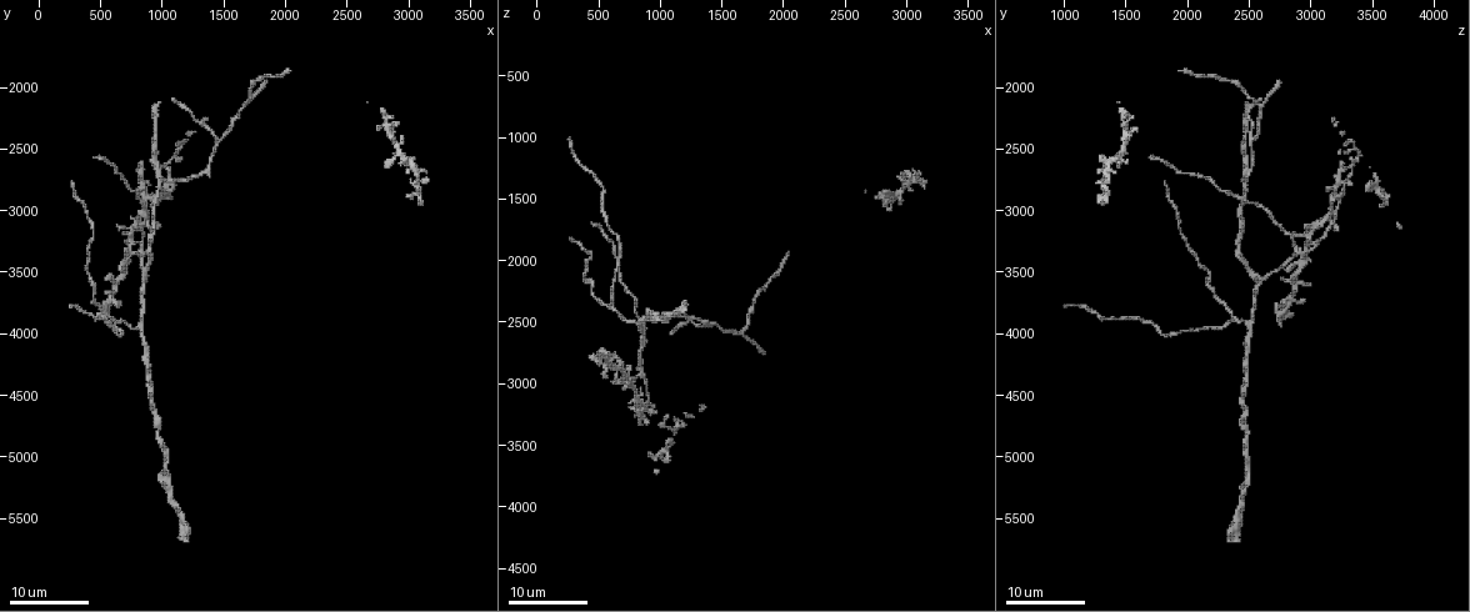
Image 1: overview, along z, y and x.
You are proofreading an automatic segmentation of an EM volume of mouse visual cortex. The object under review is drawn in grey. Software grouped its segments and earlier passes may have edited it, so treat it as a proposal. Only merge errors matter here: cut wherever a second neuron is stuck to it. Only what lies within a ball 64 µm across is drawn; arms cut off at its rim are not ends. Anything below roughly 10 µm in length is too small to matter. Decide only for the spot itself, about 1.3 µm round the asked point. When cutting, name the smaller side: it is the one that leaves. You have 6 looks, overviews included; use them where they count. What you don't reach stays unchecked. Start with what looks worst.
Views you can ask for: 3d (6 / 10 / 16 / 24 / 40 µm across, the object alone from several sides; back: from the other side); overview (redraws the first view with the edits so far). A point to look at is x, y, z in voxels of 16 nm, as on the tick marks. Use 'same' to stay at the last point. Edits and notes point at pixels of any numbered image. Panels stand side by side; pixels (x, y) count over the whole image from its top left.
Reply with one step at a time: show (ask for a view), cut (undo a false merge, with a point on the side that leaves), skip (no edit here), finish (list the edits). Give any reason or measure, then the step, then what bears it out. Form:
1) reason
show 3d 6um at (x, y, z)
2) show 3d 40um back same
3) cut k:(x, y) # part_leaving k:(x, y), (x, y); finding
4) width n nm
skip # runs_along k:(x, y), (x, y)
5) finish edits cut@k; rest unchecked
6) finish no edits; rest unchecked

three-way junction
show 3d 24um at (620, 3920, 2360)

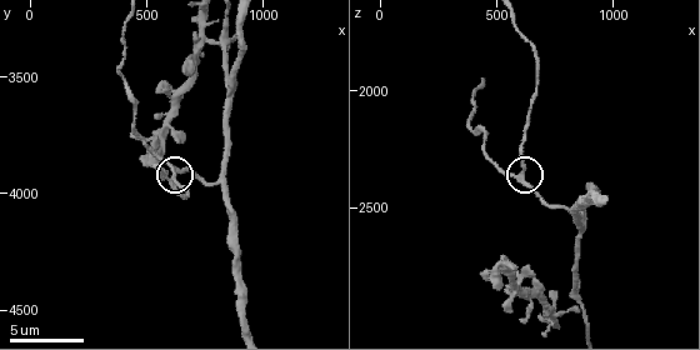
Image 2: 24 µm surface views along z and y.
zoom in
show 3d 6um at (610, 3900, 2350)

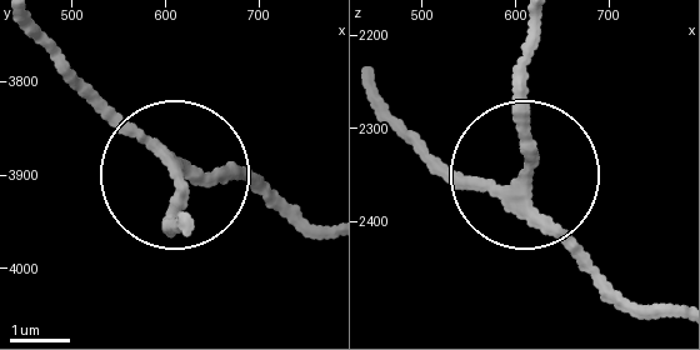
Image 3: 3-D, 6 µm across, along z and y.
width 190 nm
skip # runs_along 3:(666, 319), (528, 179), (473, 184), (403, 139); continuous, no second neuron

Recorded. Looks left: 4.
a fork
show 3d 10um at (840, 3310, 2890)

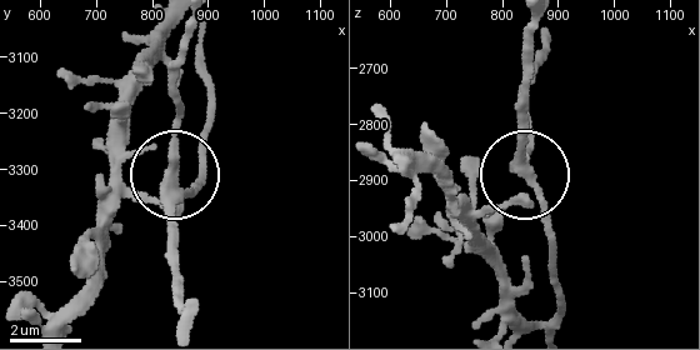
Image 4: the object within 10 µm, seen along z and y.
zoom in
show 3d 6um at (835, 3320, 2880)

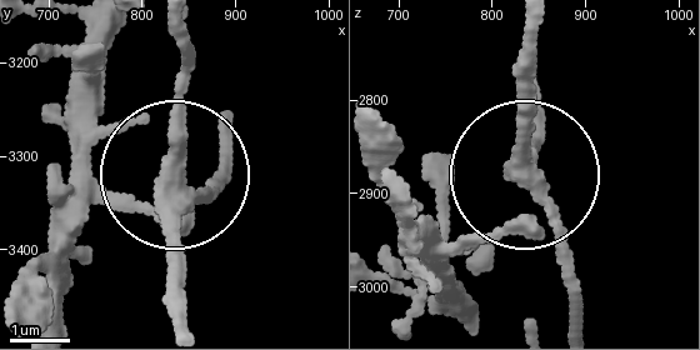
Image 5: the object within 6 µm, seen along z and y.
arms 3
skip # continuous, no second neuron

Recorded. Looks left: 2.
three arms meet
show 3d 6um at (810, 3960, 2520)

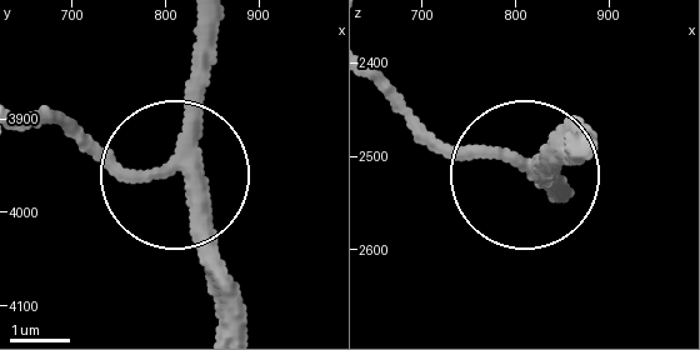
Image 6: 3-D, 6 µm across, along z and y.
side_arm 31 um
skip # runs_along 6:(199, 28), (180, 161), (219, 325); all the same neuron

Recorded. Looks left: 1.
finish no edits; rest unchecked

